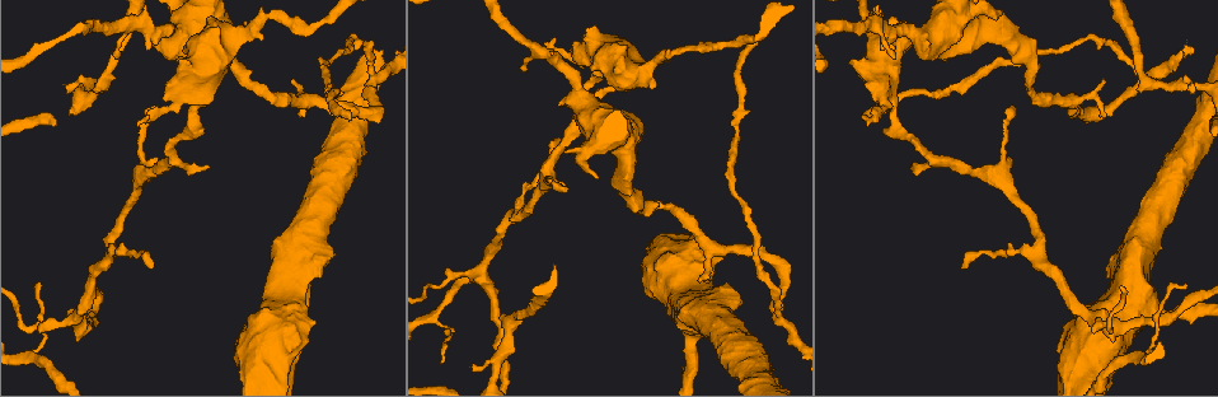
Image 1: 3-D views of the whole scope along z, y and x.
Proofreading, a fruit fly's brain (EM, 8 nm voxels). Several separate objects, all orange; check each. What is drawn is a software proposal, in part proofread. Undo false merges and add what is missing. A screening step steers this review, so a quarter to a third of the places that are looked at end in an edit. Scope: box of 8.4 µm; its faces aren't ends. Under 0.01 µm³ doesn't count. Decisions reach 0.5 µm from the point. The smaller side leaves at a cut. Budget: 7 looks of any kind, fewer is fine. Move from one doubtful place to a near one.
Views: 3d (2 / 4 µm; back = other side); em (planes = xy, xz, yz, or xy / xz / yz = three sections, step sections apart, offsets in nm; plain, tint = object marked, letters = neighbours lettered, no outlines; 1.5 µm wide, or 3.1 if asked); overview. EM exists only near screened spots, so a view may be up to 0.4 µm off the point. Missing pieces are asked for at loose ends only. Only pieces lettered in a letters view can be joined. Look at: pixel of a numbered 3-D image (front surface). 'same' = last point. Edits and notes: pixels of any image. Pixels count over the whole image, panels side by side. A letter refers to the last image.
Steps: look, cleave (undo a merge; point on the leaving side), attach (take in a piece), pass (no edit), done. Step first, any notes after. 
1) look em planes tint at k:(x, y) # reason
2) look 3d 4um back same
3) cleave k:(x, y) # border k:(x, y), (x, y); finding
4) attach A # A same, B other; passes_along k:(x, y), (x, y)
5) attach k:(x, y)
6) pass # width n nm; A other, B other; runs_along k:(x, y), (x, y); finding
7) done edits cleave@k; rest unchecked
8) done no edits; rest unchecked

look 3d 2um at 1:(158, 158) # an open end

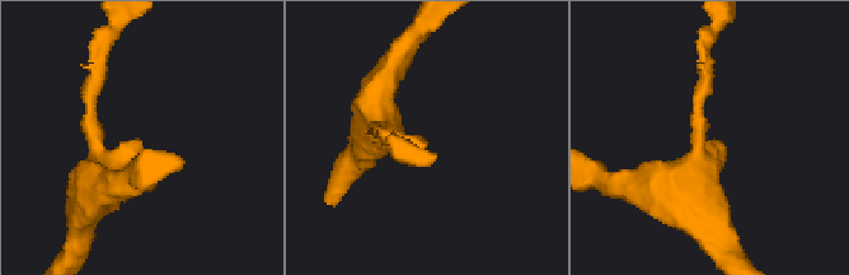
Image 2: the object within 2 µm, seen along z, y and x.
look em planes letters at 2:(721, 144)

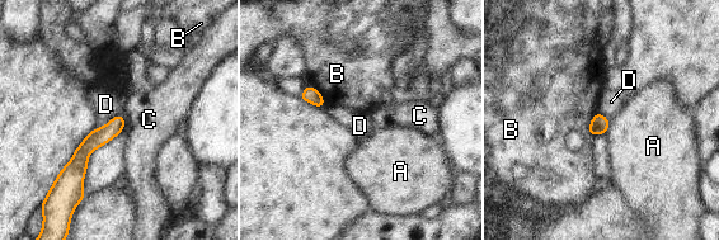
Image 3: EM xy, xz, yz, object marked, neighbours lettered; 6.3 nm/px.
pass # A other, B other, C other, D other; border 3:(121, 113), (95, 128); none of them fits

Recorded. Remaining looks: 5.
look 3d 2um back at 1:(756, 42)

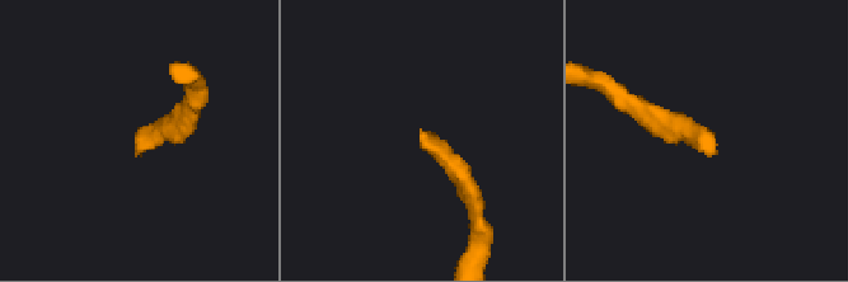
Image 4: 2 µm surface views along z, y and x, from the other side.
look em planes letters at 4:(713, 150)

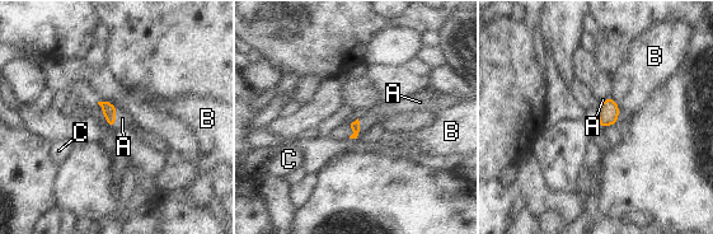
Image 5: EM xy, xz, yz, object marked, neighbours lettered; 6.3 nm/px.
attach A # longest_contact A 140 nm; A same, B other, C other; passes_along 5:(108, 108), (115, 118), (122, 118); the neuron continues

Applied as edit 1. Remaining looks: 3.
done edits attach@5; rest unchecked

